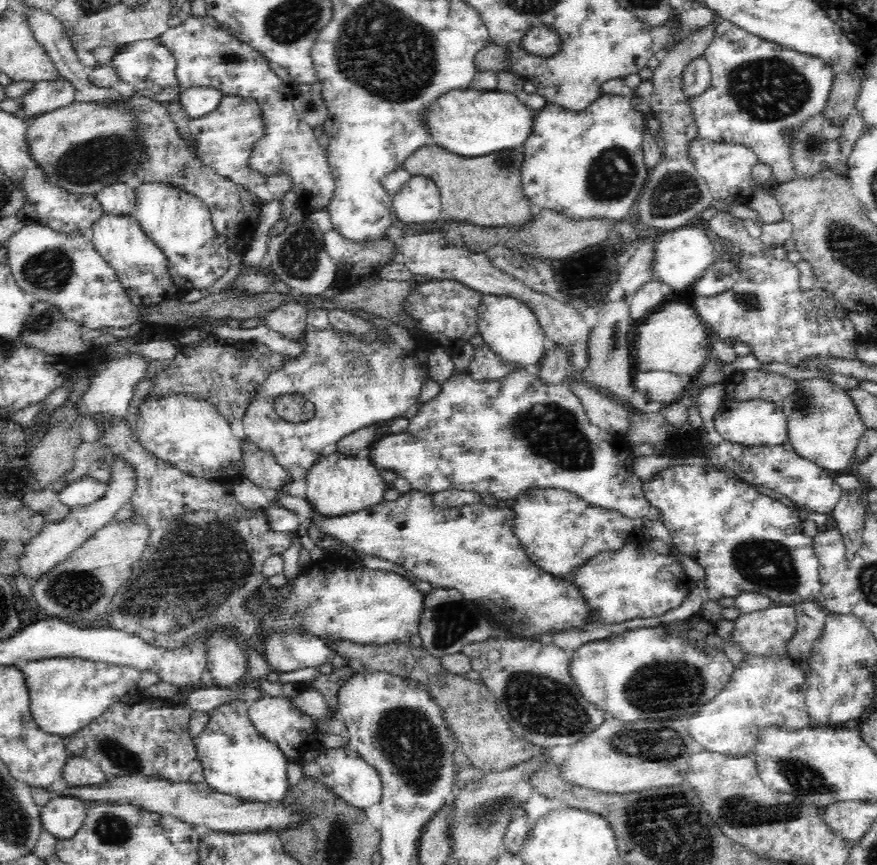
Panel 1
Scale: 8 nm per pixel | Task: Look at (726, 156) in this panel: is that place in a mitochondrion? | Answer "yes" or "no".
no

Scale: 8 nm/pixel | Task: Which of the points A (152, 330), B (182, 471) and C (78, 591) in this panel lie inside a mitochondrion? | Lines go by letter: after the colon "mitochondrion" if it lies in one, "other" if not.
A: other
B: other
C: mitochondrion

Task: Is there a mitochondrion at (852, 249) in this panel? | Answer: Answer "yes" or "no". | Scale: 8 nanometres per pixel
yes

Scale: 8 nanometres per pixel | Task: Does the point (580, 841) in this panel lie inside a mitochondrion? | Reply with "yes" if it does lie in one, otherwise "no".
no

